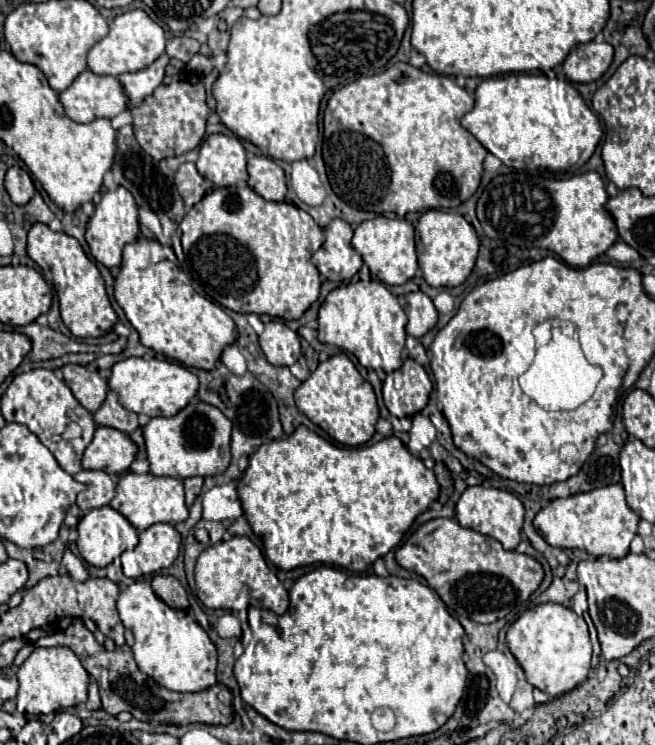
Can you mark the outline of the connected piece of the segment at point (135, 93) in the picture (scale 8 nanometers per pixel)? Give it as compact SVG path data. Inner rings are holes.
M163 54L145 70L117 76L117 80L121 82L125 96L127 96L127 110L139 106L139 102L143 102L143 98L153 94L153 90L163 82L167 64L169 64L169 56Z

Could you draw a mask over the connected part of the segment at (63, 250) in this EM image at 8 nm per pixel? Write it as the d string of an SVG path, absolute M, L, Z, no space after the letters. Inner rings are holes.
M35 224L27 234L27 254L39 264L43 278L51 282L53 288L57 288L61 320L73 336L97 338L113 328L113 324L117 322L117 314L113 312L107 298L105 282L97 266L87 258L81 244L73 236L65 232L53 232L47 224Z

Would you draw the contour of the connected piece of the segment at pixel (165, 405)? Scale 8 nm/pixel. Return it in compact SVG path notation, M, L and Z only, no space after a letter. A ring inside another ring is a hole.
M125 358L113 364L111 378L107 380L109 388L117 392L119 402L131 412L149 414L149 416L175 416L187 402L197 394L199 380L185 366L169 360L145 360L145 358Z

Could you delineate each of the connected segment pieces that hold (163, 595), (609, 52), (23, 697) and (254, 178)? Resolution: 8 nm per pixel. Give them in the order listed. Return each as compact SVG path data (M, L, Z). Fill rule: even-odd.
M155 574L151 580L151 586L155 594L157 594L167 606L179 608L179 610L189 608L187 592L185 592L185 588L179 584L179 580L177 580L175 576Z
M607 42L577 44L563 62L563 72L571 82L593 82L603 76L613 60L613 46Z
M63 646L57 648L35 648L31 656L23 662L23 666L17 670L19 680L19 692L17 692L17 712L19 714L51 714L57 710L73 708L77 704L83 704L87 700L87 688L89 688L89 674L81 666L79 658Z
M253 156L247 160L249 186L265 200L281 202L287 194L285 172L267 156Z

